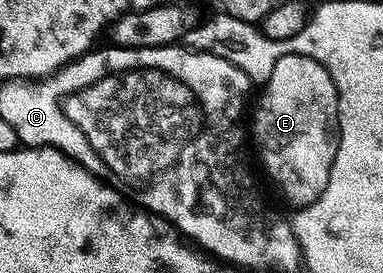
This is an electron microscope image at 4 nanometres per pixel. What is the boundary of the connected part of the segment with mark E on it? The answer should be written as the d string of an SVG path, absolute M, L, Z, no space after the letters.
M287 54L275 62L271 78L260 85L257 105L251 108L251 144L257 147L257 156L265 167L273 184L285 195L285 200L294 209L306 208L327 190L331 170L335 166L335 154L341 141L339 118L337 117L337 87L331 74L313 58L299 54Z

